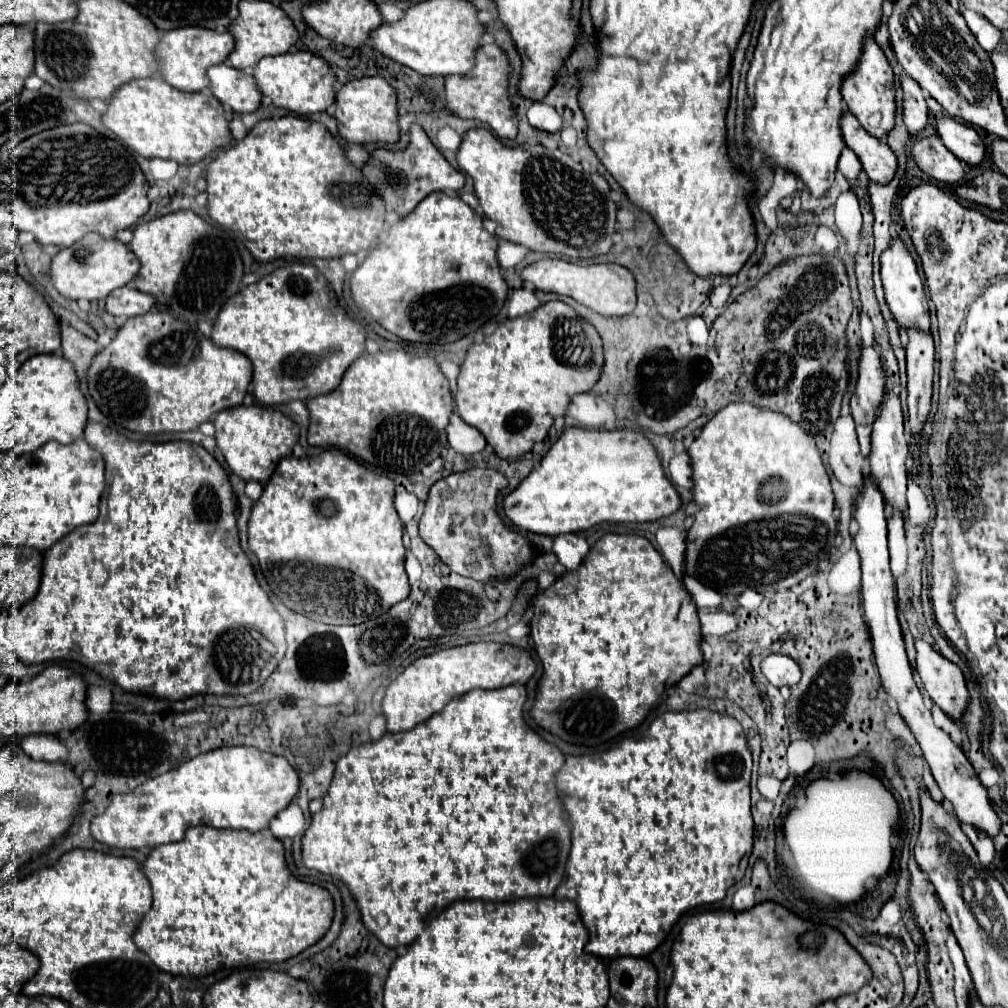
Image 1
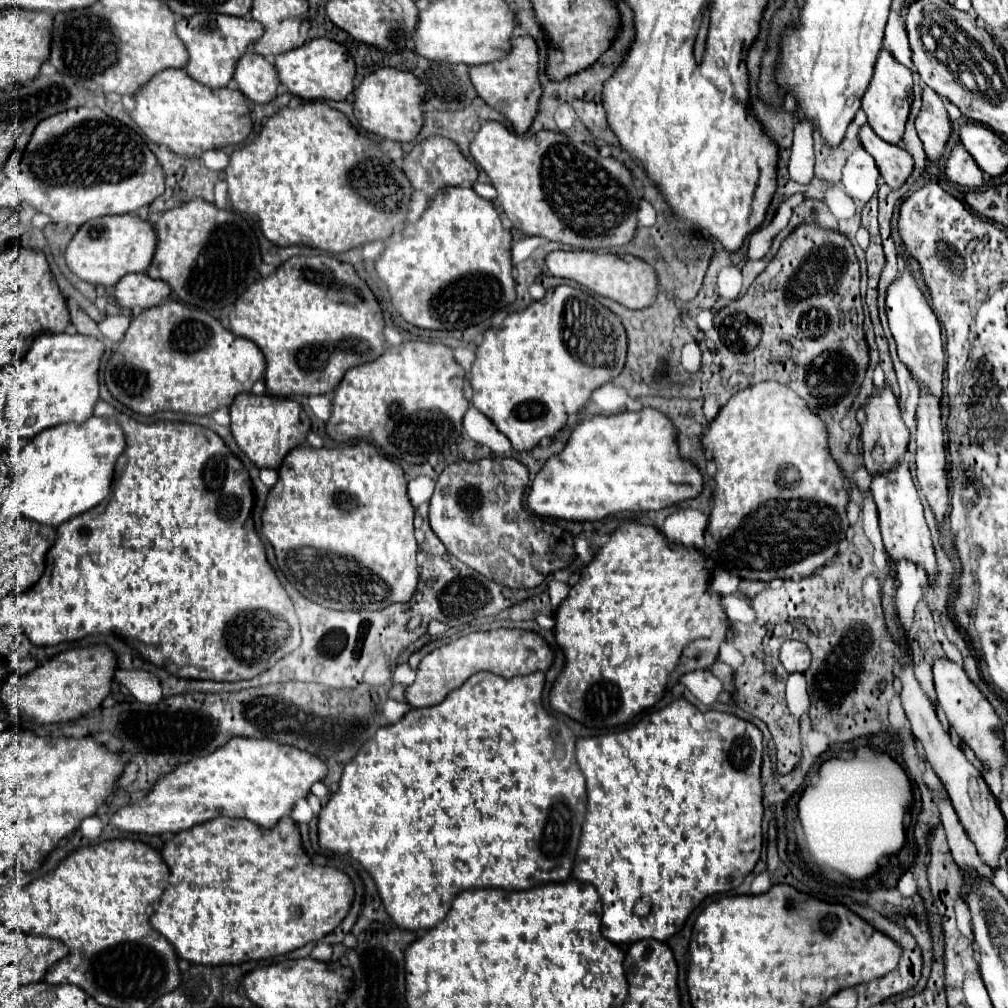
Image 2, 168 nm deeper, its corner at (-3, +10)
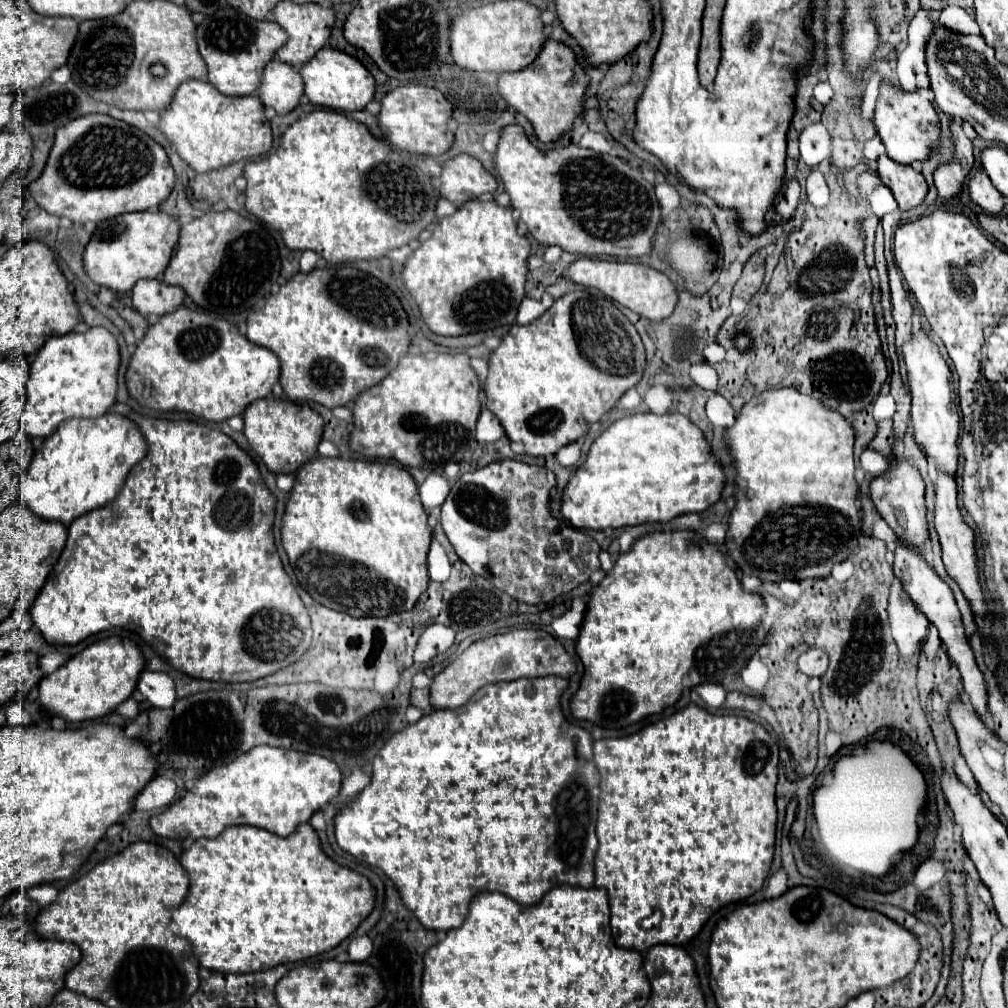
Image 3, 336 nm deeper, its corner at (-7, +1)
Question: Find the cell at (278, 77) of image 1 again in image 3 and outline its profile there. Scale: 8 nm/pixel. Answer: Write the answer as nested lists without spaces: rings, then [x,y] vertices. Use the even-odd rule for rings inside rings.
[[[331,47],[319,49],[309,63],[303,63],[299,67],[299,75],[305,83],[303,93],[313,105],[321,105],[337,111],[359,111],[373,99],[375,93],[375,81],[371,73],[351,55]]]

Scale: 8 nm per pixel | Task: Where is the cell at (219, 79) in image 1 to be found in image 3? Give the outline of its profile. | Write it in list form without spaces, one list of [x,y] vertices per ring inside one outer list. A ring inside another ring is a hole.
[[[269,61],[263,69],[257,95],[265,107],[285,115],[299,103],[303,95],[303,81],[295,67],[283,61]]]

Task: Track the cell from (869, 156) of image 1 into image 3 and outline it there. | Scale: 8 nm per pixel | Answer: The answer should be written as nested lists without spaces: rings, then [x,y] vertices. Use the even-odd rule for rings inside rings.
[[[879,155],[877,173],[881,181],[891,189],[895,201],[903,211],[919,205],[927,195],[925,177],[917,173],[911,165],[901,165],[889,159],[887,155]]]

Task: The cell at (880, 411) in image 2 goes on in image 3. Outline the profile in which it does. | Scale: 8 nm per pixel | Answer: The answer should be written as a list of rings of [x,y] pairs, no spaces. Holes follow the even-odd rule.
[[[905,455],[893,457],[889,469],[871,481],[869,493],[871,493],[871,499],[873,499],[879,515],[883,519],[887,515],[887,523],[897,533],[897,537],[901,537],[905,543],[909,543],[911,547],[925,553],[925,547],[923,547],[923,543],[927,539],[927,519],[925,519],[925,499],[923,499],[925,483],[919,475],[919,469]],[[885,477],[887,477],[887,485],[885,485]]]

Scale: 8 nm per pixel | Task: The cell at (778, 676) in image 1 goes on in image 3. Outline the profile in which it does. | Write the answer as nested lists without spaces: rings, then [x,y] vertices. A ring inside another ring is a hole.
[[[809,649],[799,657],[799,671],[809,677],[821,677],[827,671],[829,657],[823,649]]]

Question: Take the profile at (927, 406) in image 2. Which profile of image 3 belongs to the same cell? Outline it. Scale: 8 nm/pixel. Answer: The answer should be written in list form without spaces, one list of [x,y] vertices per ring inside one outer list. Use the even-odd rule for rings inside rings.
[[[937,469],[937,481],[935,481],[935,509],[933,509],[933,519],[935,519],[935,531],[939,535],[939,543],[943,549],[943,563],[947,573],[959,583],[965,599],[971,603],[971,609],[977,615],[985,615],[987,607],[983,601],[981,585],[979,585],[979,571],[977,571],[977,559],[975,559],[975,535],[963,521],[959,507],[957,507],[957,485],[955,479],[949,473],[943,473]]]

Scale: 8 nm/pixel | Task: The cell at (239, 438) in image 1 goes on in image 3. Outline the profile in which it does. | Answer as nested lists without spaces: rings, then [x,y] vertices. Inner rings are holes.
[[[269,397],[253,401],[245,409],[243,419],[245,419],[243,433],[249,441],[251,451],[259,455],[259,459],[275,475],[295,473],[303,463],[311,461],[323,433],[323,419],[319,413],[315,413],[307,403],[291,403],[287,399]]]

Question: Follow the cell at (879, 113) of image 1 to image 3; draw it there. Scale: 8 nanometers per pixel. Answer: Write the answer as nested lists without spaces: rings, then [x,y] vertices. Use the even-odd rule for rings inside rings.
[[[883,81],[879,85],[879,97],[875,105],[875,117],[873,117],[875,129],[887,149],[887,155],[897,163],[911,165],[913,161],[923,161],[929,155],[931,145],[939,137],[939,119],[937,113],[927,99],[927,95],[919,91],[905,91],[897,89],[895,85]]]

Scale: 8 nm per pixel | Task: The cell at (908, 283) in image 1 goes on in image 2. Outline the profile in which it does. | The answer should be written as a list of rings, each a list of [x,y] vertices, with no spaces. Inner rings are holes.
[[[903,272],[895,280],[895,284],[891,284],[889,294],[887,294],[887,316],[889,316],[889,330],[897,342],[899,360],[907,366],[911,376],[917,380],[919,388],[931,392],[931,396],[935,396],[941,404],[941,400],[943,400],[943,372],[945,372],[941,326],[909,272]]]

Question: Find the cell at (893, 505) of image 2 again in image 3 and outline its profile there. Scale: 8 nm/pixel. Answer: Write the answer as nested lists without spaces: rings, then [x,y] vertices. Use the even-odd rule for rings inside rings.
[[[897,539],[893,567],[895,567],[895,577],[901,581],[905,593],[909,595],[909,599],[925,613],[929,623],[937,627],[939,637],[941,637],[949,657],[959,667],[959,673],[961,673],[961,679],[963,679],[963,687],[965,687],[965,693],[969,695],[971,707],[981,717],[985,717],[985,713],[987,713],[987,691],[985,691],[983,673],[979,671],[979,667],[975,663],[975,657],[973,657],[973,651],[971,651],[971,647],[967,643],[967,637],[965,637],[965,631],[963,631],[963,625],[961,625],[961,613],[959,613],[959,609],[955,605],[955,597],[951,593],[949,585],[937,575],[937,571],[923,557],[923,553],[915,553],[915,549],[907,549],[907,545],[903,545],[903,541],[899,541],[899,539]]]

